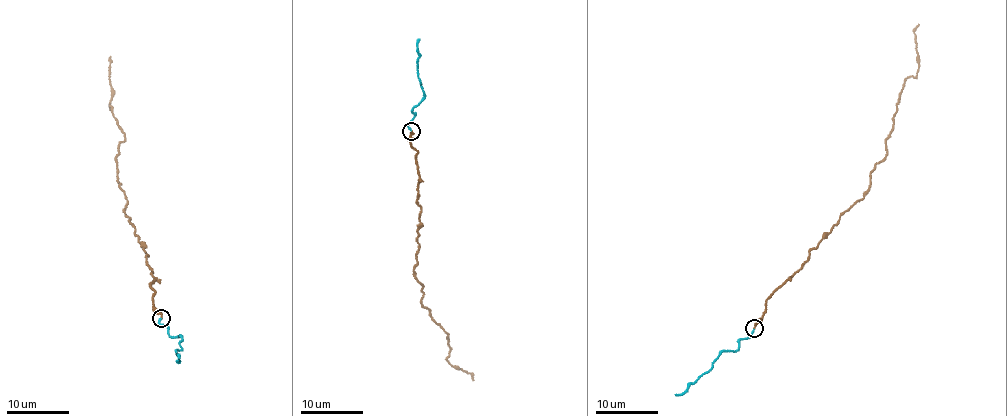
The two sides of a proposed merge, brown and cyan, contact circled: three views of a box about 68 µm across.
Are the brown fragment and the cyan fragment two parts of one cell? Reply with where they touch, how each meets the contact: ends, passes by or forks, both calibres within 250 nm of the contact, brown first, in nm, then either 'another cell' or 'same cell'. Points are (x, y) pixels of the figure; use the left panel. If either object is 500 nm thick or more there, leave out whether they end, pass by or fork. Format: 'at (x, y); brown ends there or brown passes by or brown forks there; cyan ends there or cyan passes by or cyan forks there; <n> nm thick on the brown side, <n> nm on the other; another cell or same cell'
at (161, 318); brown ends there; cyan ends there; 170 nm thick on the brown side, 190 nm on the other; same cell

